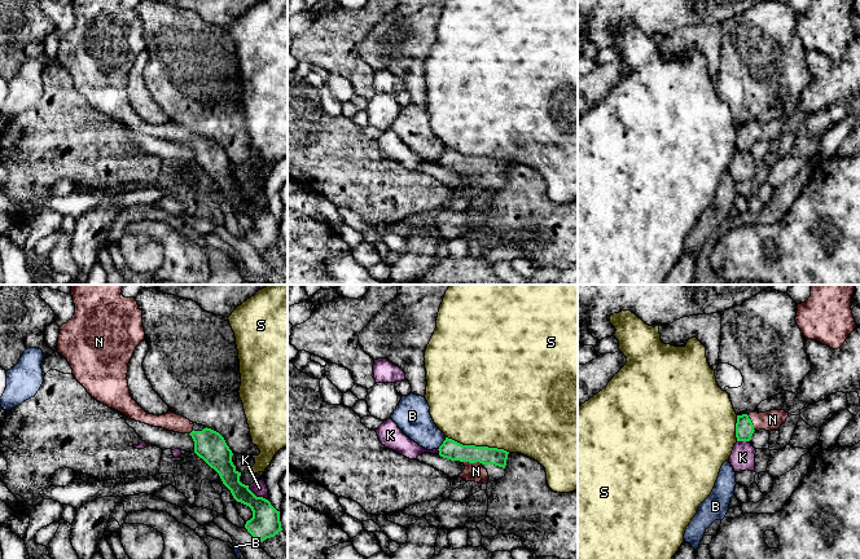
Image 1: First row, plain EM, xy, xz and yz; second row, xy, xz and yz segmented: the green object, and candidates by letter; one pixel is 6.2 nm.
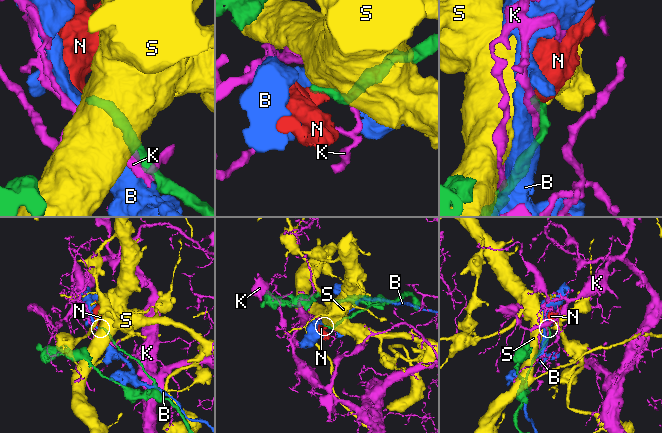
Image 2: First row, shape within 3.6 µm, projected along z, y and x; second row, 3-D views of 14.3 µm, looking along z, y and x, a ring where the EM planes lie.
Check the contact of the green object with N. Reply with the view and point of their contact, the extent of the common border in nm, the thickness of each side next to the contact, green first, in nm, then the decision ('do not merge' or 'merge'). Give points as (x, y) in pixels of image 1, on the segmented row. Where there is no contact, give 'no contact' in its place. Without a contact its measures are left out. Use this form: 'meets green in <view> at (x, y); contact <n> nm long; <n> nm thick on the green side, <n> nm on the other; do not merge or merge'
meets green in xz at (473, 462); contact 130 nm long; 120 nm thick on the green side, 110 nm on the other; merge

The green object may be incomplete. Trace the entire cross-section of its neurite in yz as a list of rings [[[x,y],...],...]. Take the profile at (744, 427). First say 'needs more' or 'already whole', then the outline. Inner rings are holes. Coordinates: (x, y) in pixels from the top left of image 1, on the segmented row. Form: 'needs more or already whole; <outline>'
needs more; [[[769,410],[765,413],[750,411],[737,415],[736,437],[737,441],[750,441],[754,431],[773,431],[781,427],[789,413],[785,410]]]

